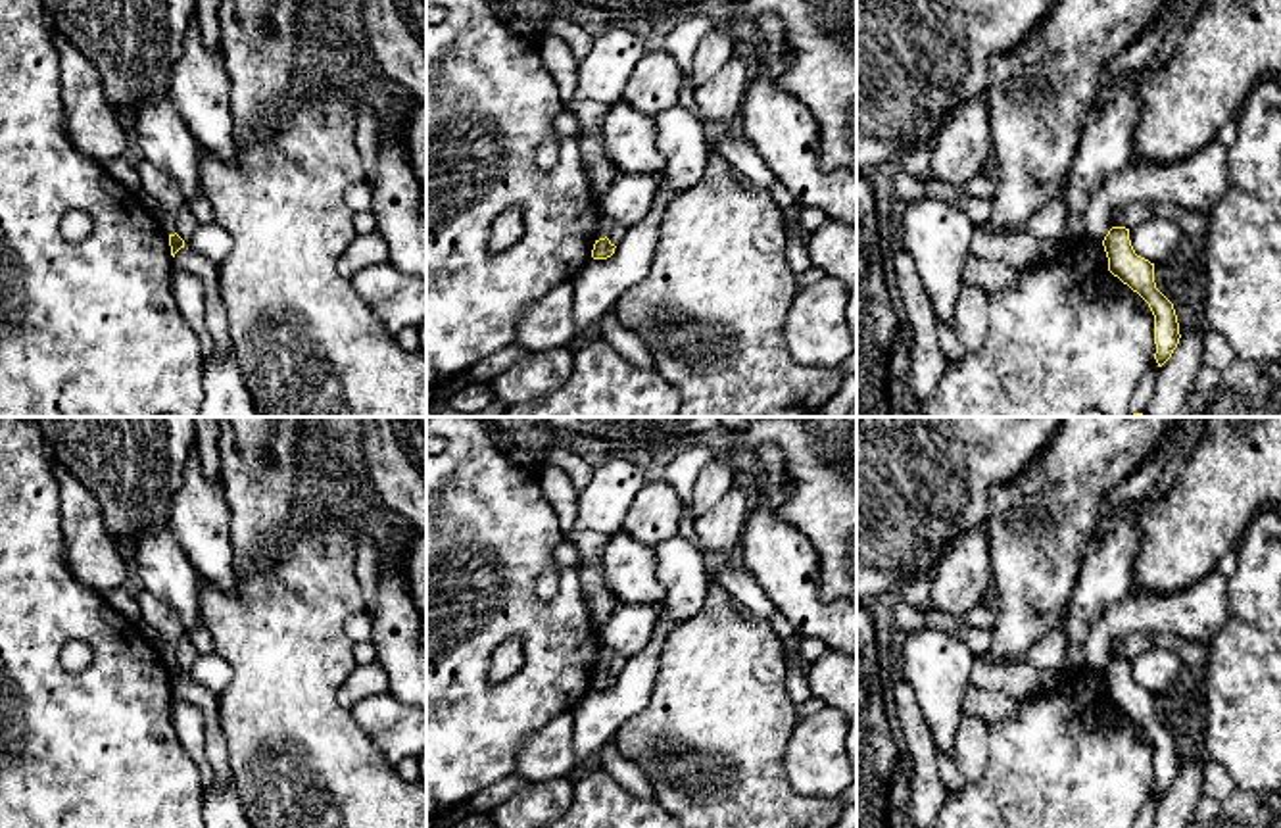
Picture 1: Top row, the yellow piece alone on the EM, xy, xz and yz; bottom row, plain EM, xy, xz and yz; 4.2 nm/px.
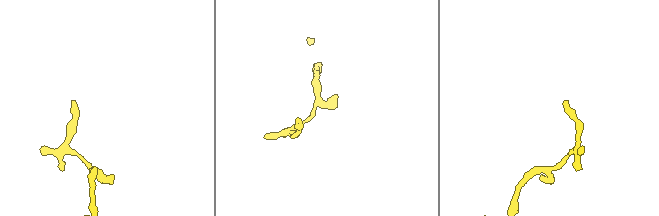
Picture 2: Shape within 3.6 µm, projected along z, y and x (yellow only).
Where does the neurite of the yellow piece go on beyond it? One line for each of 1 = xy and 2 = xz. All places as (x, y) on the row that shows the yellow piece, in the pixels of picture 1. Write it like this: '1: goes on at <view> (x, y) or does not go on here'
1: does not go on here
2: does not go on here

